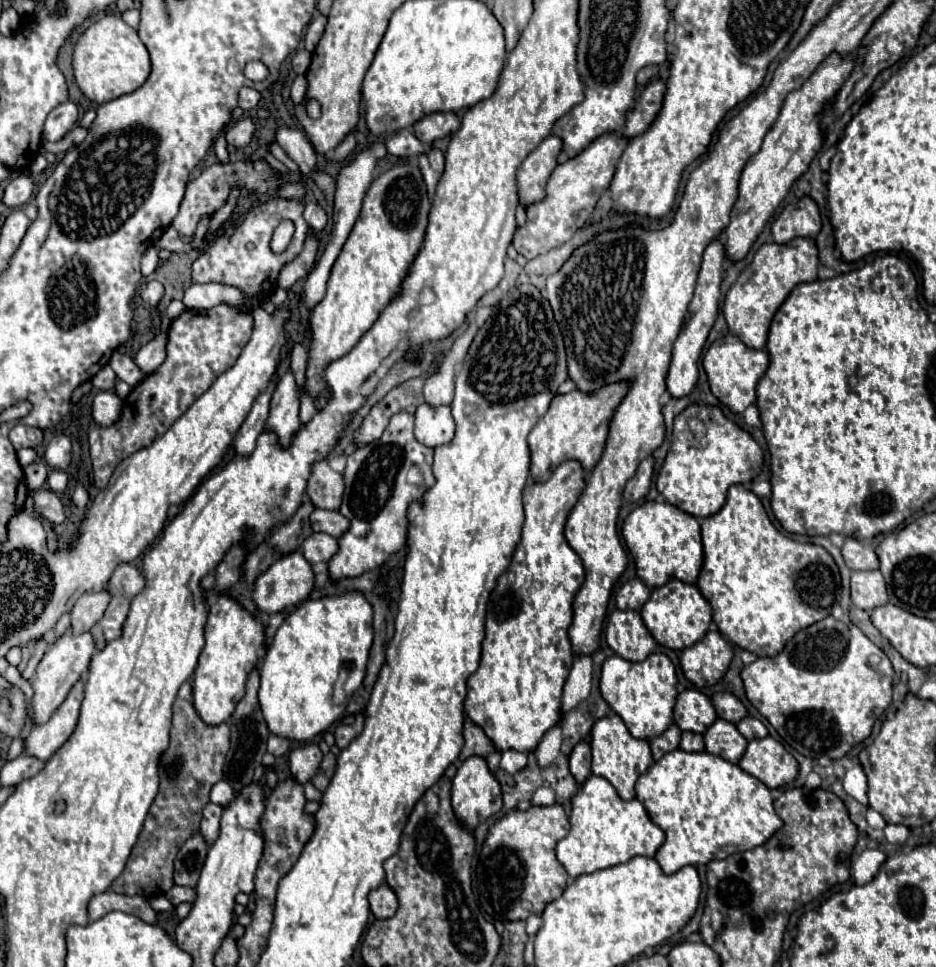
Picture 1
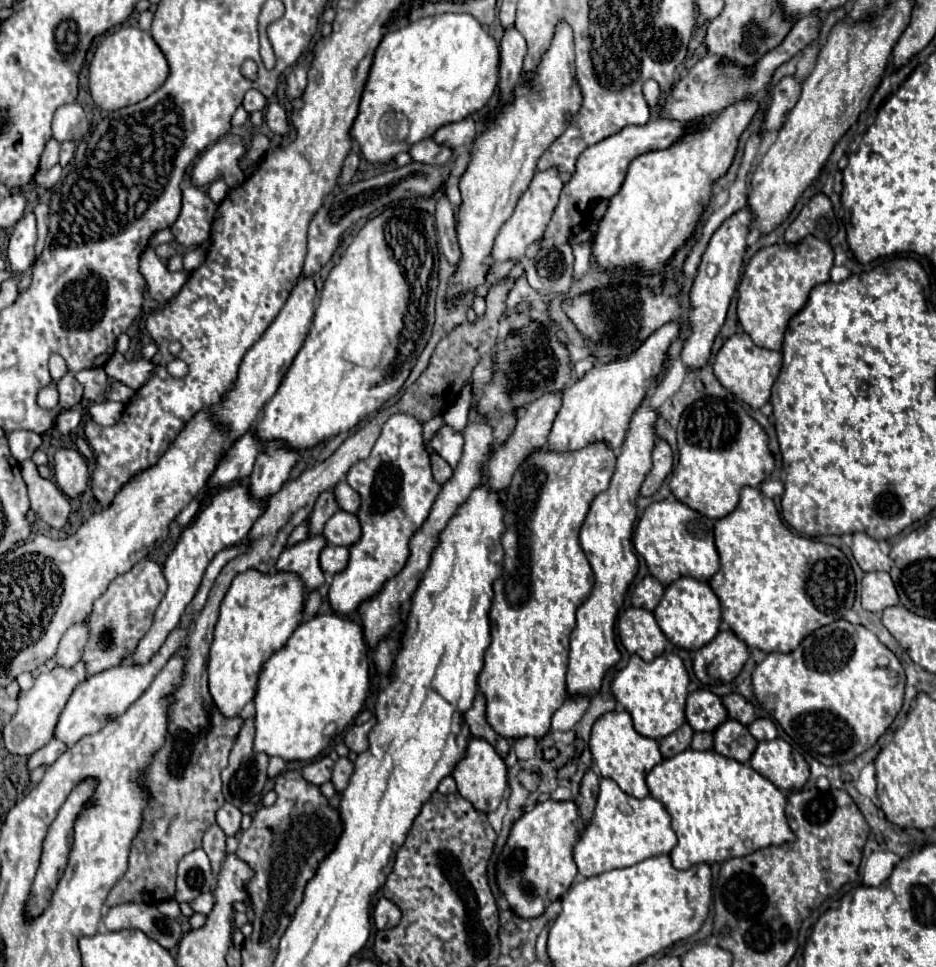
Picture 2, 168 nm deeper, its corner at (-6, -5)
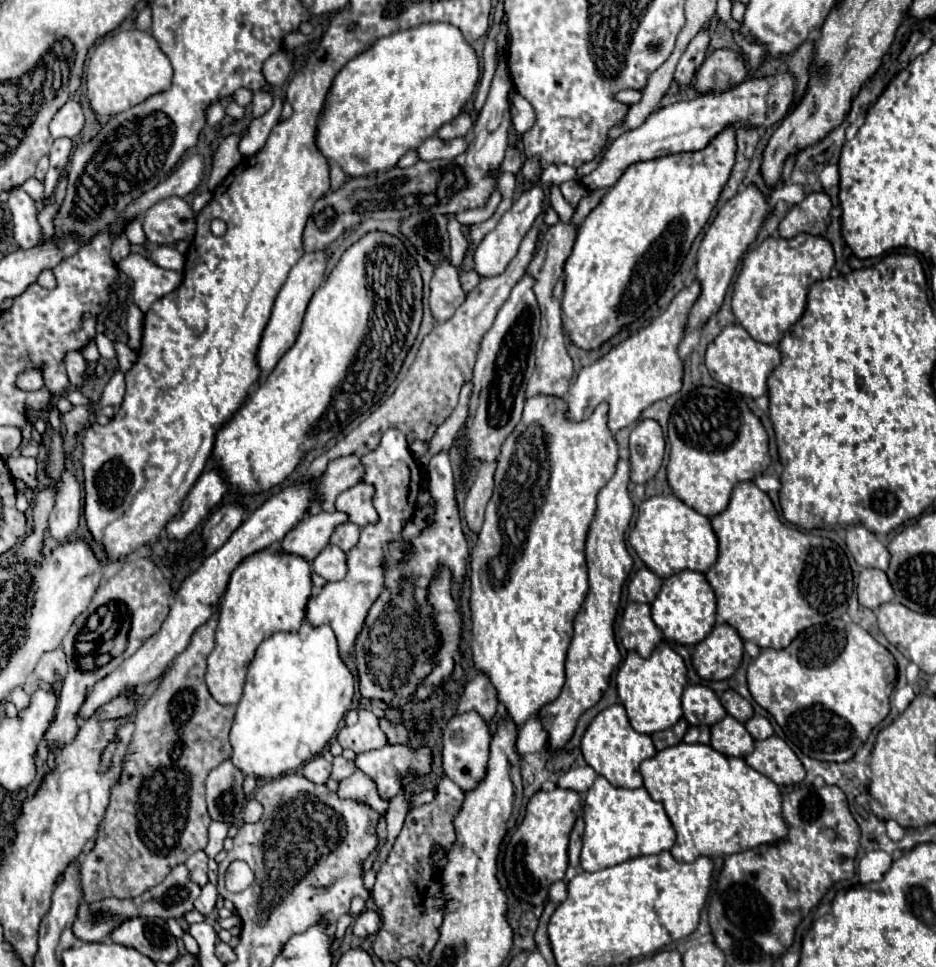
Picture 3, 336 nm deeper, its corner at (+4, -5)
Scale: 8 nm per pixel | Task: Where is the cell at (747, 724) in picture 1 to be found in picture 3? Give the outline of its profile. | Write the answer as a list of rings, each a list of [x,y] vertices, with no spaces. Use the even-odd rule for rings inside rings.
[[[753,716],[751,720],[745,722],[745,728],[749,730],[749,734],[755,740],[765,740],[765,738],[773,736],[773,726],[765,716]]]

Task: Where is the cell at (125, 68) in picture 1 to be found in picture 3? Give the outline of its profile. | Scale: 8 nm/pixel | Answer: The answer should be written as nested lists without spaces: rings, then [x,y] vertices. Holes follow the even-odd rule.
[[[115,32],[105,36],[89,58],[85,74],[87,98],[97,114],[115,116],[145,102],[153,94],[165,92],[171,86],[171,76],[173,68],[169,64],[169,58],[161,52],[157,40],[149,32]]]

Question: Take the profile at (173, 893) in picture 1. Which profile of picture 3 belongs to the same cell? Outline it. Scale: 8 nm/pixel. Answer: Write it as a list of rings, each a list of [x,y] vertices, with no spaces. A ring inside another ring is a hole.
[[[207,882],[207,884],[201,888],[199,898],[195,900],[195,910],[207,916],[207,914],[211,914],[211,910],[215,908],[215,902],[217,902],[217,888],[215,888],[215,884]]]

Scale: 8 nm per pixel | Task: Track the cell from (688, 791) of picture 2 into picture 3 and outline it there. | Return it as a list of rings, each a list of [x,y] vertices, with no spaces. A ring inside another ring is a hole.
[[[677,744],[657,752],[657,756],[641,762],[641,776],[651,798],[663,802],[667,816],[677,832],[677,842],[671,854],[677,862],[693,862],[699,856],[727,856],[759,844],[771,844],[787,836],[787,826],[781,816],[781,792],[761,772],[745,764],[743,758],[725,756],[707,744]]]

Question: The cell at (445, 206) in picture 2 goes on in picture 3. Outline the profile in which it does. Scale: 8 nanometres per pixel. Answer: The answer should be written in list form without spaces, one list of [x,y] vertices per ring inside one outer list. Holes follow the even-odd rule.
[[[449,260],[435,270],[431,280],[431,294],[429,294],[429,308],[437,324],[447,322],[455,310],[465,302],[465,292],[459,284],[457,270],[451,266]]]

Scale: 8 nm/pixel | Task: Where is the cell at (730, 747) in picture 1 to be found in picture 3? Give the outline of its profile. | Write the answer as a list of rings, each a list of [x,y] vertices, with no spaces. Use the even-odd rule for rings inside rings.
[[[725,716],[711,726],[711,746],[725,756],[745,758],[753,752],[753,738],[739,720]]]

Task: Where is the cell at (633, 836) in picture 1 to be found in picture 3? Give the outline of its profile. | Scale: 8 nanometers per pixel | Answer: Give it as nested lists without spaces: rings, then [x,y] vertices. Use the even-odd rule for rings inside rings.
[[[597,776],[593,786],[587,790],[583,820],[585,834],[581,850],[581,868],[587,872],[603,870],[637,856],[671,850],[677,836],[663,804],[655,802],[645,788],[615,788],[603,776]]]

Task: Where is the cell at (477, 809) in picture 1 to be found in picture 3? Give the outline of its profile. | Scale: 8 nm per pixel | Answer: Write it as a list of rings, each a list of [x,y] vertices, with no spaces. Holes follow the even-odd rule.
[[[473,710],[465,714],[455,714],[447,722],[443,730],[443,770],[461,790],[475,788],[477,780],[485,776],[485,764],[489,760],[489,742],[491,730],[483,720],[483,716]]]

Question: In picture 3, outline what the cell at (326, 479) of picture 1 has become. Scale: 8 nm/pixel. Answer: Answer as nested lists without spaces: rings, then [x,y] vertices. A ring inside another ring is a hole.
[[[359,482],[337,496],[335,508],[349,514],[349,520],[361,528],[367,524],[377,524],[379,514],[373,508],[373,494],[375,488],[371,484]]]

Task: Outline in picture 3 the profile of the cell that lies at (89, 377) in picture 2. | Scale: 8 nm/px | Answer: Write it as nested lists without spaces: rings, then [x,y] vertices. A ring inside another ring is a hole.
[[[73,350],[73,352],[67,352],[65,358],[63,358],[63,364],[67,368],[67,374],[69,374],[69,380],[73,386],[79,386],[83,382],[83,376],[85,376],[85,358],[81,356],[81,352]]]

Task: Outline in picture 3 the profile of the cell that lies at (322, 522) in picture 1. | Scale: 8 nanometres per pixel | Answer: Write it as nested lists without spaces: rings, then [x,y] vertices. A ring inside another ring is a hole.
[[[345,522],[341,526],[335,528],[335,532],[331,534],[331,544],[339,546],[343,552],[349,552],[357,540],[359,540],[359,534],[361,534],[361,528],[353,522]]]

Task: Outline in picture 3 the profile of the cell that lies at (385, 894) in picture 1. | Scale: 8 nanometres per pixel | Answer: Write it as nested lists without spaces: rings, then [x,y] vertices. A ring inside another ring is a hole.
[[[365,910],[359,914],[359,918],[353,924],[353,934],[357,938],[367,938],[371,934],[375,934],[381,928],[381,918],[375,910]]]

